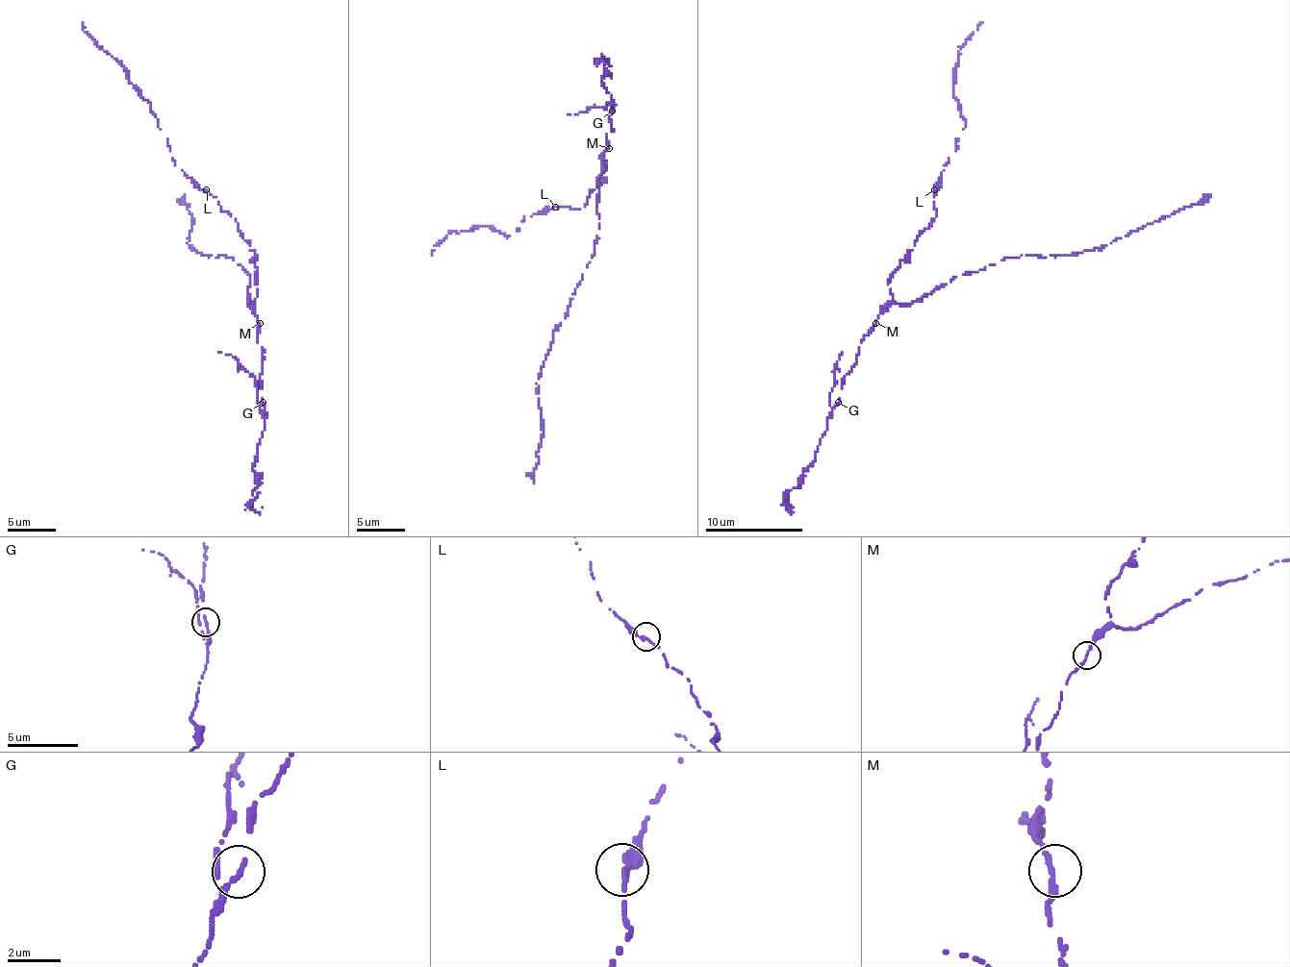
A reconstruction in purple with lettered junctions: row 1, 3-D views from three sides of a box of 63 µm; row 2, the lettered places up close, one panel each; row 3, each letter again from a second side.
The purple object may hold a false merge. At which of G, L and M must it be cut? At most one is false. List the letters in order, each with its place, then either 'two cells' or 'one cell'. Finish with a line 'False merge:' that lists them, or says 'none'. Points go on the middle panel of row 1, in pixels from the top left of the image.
G: at (612, 111); one cell
L: at (555, 207); one cell
M: at (609, 148); one cell
False merge: none

